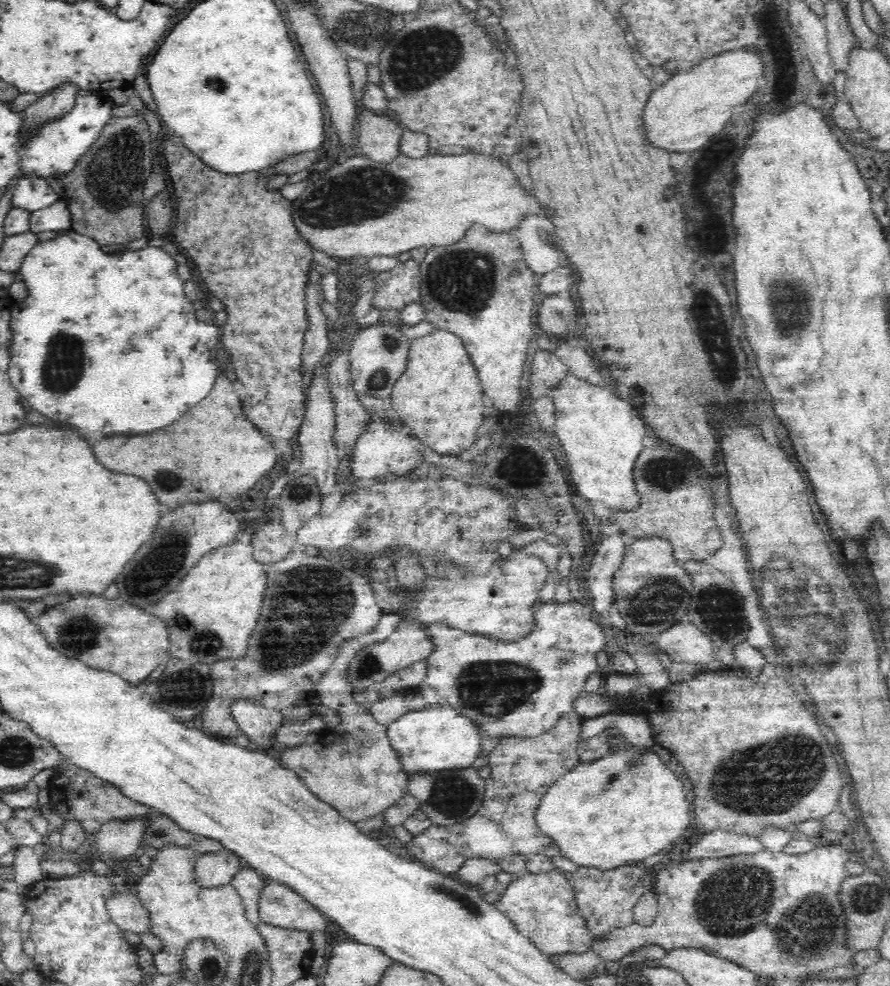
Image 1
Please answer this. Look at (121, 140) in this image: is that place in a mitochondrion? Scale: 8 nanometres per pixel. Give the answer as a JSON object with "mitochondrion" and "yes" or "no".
{"mitochondrion":"yes"}

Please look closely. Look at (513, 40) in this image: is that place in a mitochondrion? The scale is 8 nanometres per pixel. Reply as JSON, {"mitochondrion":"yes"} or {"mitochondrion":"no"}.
{"mitochondrion":"no"}

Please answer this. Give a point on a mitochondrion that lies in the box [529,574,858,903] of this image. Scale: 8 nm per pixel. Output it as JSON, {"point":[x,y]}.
{"point":[770,779]}

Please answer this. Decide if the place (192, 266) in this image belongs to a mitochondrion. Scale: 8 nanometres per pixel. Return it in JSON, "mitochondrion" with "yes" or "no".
{"mitochondrion":"no"}

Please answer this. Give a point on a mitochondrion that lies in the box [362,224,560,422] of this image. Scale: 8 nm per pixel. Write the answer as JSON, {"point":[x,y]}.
{"point":[462,282]}

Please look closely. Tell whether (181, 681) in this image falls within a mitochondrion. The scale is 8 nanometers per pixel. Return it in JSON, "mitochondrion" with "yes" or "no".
{"mitochondrion":"yes"}

